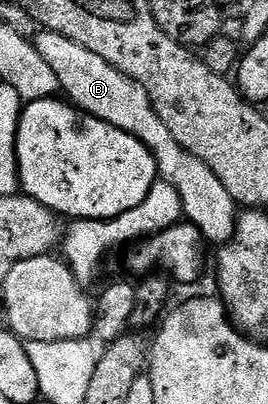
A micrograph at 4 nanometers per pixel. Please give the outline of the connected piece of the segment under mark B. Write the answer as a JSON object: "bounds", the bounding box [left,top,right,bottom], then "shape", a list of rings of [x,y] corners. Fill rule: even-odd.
{"bounds":[37,29,240,245],"shape":[[[42,29],[37,33],[38,52],[40,57],[44,57],[44,61],[48,61],[52,73],[56,73],[61,94],[84,113],[100,121],[108,121],[108,125],[116,125],[116,129],[124,129],[124,133],[132,133],[132,137],[136,137],[150,150],[158,166],[159,176],[179,191],[183,216],[196,229],[200,229],[207,244],[225,245],[231,242],[240,214],[238,204],[234,202],[228,189],[224,189],[220,177],[216,177],[216,173],[212,173],[212,169],[208,169],[208,165],[204,165],[200,157],[192,157],[192,153],[184,150],[176,137],[168,133],[168,125],[160,121],[148,93],[144,93],[141,85],[108,65],[104,57],[88,53],[84,45],[68,41],[68,37],[55,31]]]}

